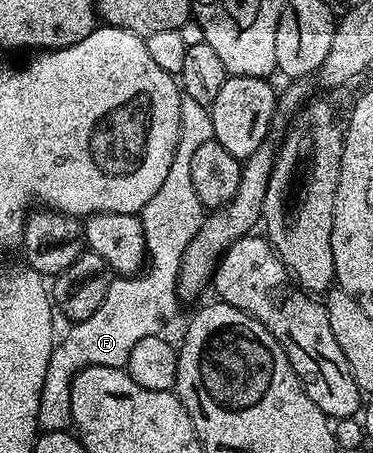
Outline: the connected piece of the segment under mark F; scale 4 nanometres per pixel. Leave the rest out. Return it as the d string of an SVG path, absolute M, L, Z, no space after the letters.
M182 95L179 106L179 142L173 151L171 170L167 170L167 178L164 180L163 186L159 186L155 198L151 198L151 202L147 202L147 206L142 208L139 213L145 235L147 263L140 274L110 279L107 294L103 294L103 306L99 306L99 310L95 310L95 314L91 314L91 318L76 321L70 327L73 329L62 340L60 337L54 343L51 362L47 362L47 378L43 378L43 390L39 398L38 429L47 432L63 432L70 427L69 391L73 376L80 368L87 366L125 368L131 358L131 350L135 350L135 346L139 342L143 342L143 338L151 338L166 331L164 329L165 323L176 314L177 304L179 305L177 279L179 278L179 266L183 258L183 250L187 250L191 238L199 230L203 219L199 194L195 194L195 186L191 182L191 157L195 155L195 150L199 150L199 146L203 146L203 142L211 139L213 139L213 127L211 126L209 108L204 104L195 102L195 98Z

